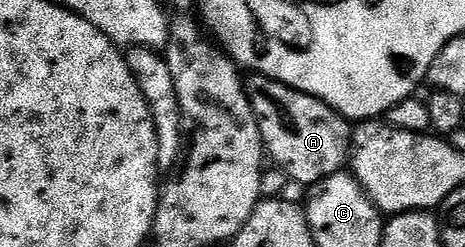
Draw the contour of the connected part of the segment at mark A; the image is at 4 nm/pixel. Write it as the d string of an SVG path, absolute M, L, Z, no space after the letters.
M250 75L245 78L244 88L250 98L250 106L258 120L258 130L262 136L265 152L291 177L303 187L316 184L333 173L343 172L352 152L352 125L347 118L337 114L325 101L318 97L309 97L299 89L288 87L279 81L272 81L261 75Z

